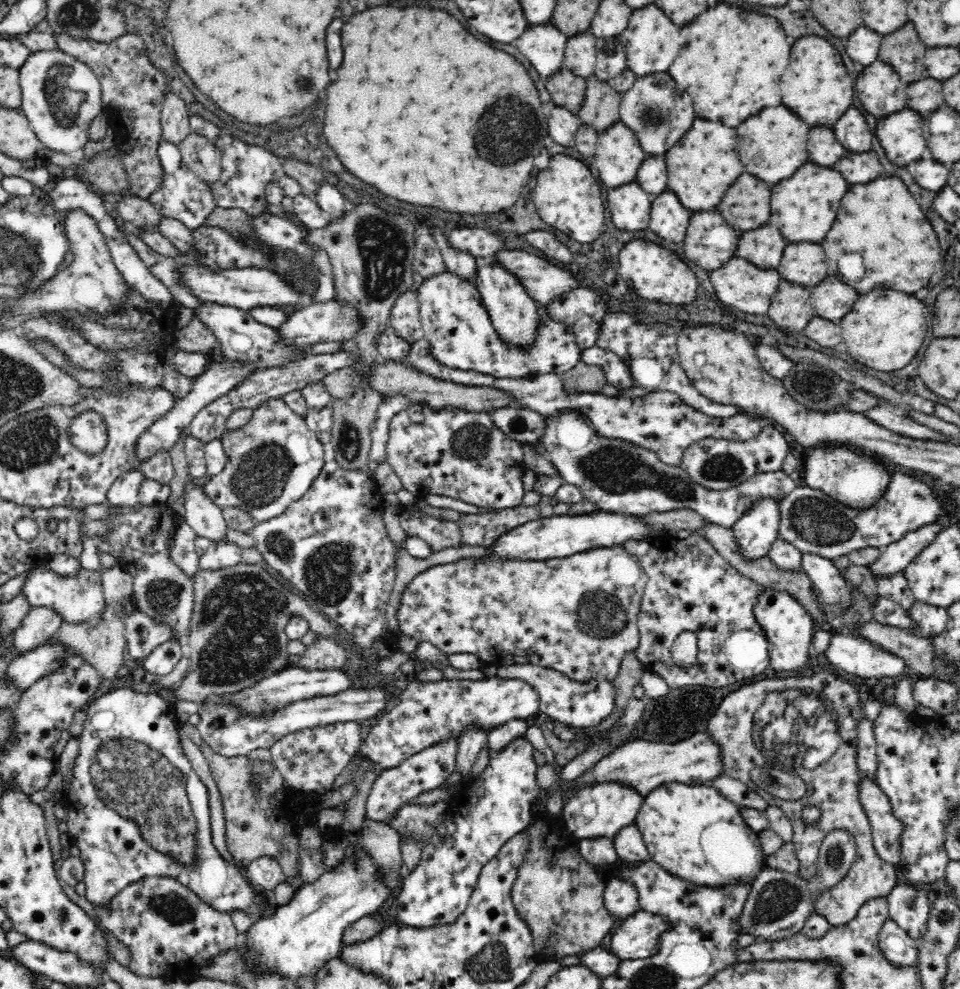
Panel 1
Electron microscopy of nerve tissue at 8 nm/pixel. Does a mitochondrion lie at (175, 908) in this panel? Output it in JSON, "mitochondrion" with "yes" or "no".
{"mitochondrion":"yes"}

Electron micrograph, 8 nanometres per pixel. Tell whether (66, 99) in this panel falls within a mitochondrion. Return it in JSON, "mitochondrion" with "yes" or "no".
{"mitochondrion":"yes"}

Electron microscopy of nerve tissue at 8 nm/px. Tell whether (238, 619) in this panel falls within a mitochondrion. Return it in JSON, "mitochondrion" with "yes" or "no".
{"mitochondrion":"yes"}

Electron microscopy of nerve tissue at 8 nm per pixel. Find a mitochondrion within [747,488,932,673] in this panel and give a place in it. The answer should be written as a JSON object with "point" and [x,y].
{"point":[817,520]}

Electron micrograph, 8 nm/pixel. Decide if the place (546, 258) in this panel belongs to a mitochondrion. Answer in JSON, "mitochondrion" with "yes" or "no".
{"mitochondrion":"no"}

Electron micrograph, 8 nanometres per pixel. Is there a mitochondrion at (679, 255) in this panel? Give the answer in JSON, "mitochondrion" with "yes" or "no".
{"mitochondrion":"no"}

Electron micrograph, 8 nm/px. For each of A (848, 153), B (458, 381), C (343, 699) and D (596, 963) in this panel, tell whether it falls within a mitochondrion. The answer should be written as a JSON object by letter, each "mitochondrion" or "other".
{"A":"other","B":"other","C":"other","D":"other"}

